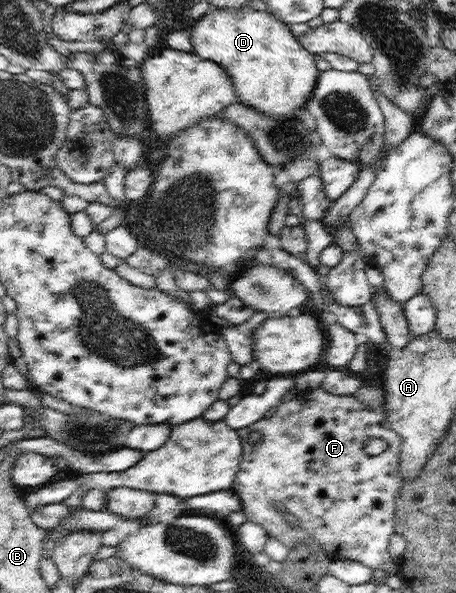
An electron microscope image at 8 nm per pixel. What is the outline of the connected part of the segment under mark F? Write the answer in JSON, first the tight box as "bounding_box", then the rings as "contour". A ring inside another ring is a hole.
{"bounding_box":[233,387,403,575],"contour":[[[319,387],[315,390],[304,390],[300,392],[296,398],[284,402],[275,412],[263,417],[260,421],[254,423],[254,425],[239,430],[239,434],[245,443],[245,458],[233,489],[242,496],[244,502],[243,511],[249,520],[266,526],[272,538],[275,537],[283,541],[292,549],[305,542],[309,542],[309,540],[316,540],[327,551],[331,559],[360,561],[362,564],[373,569],[386,570],[392,573],[392,575],[399,575],[401,565],[398,565],[390,557],[390,553],[388,553],[388,541],[390,541],[390,537],[394,533],[394,525],[398,525],[398,523],[394,523],[394,511],[398,511],[398,505],[394,505],[394,501],[398,501],[396,495],[401,490],[400,487],[403,487],[399,467],[403,439],[391,426],[384,408],[373,410],[366,403],[358,401],[354,395],[338,395],[328,391],[326,388]],[[371,440],[383,442],[386,445],[385,450],[378,455],[372,455],[367,450],[367,445]]]}

